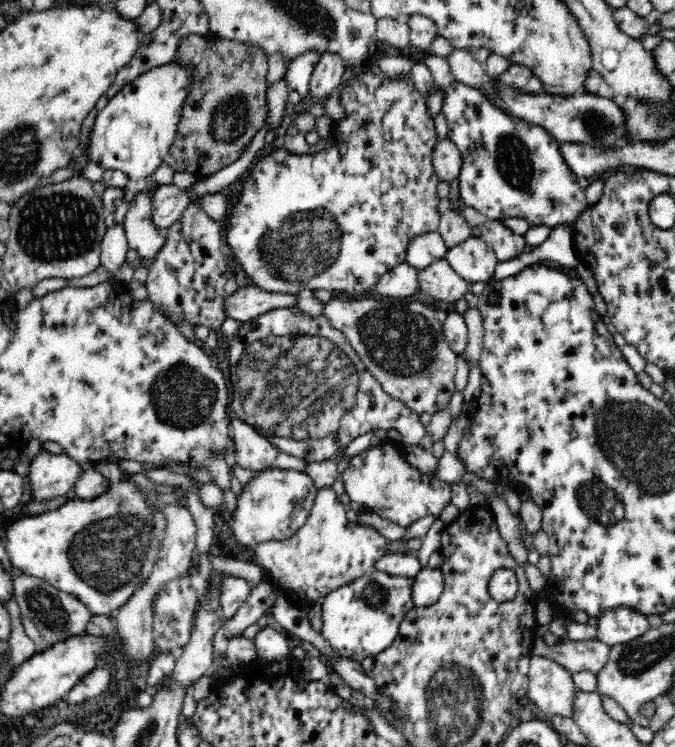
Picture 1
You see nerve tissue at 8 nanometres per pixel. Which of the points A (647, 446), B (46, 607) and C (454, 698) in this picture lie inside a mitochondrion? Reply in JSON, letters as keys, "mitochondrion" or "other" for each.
{"A":"mitochondrion","B":"mitochondrion","C":"mitochondrion"}

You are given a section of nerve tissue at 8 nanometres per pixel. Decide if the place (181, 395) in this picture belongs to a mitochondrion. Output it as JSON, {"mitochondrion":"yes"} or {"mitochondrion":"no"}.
{"mitochondrion":"yes"}

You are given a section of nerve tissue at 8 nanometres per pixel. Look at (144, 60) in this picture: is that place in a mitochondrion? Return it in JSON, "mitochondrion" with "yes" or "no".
{"mitochondrion":"no"}

